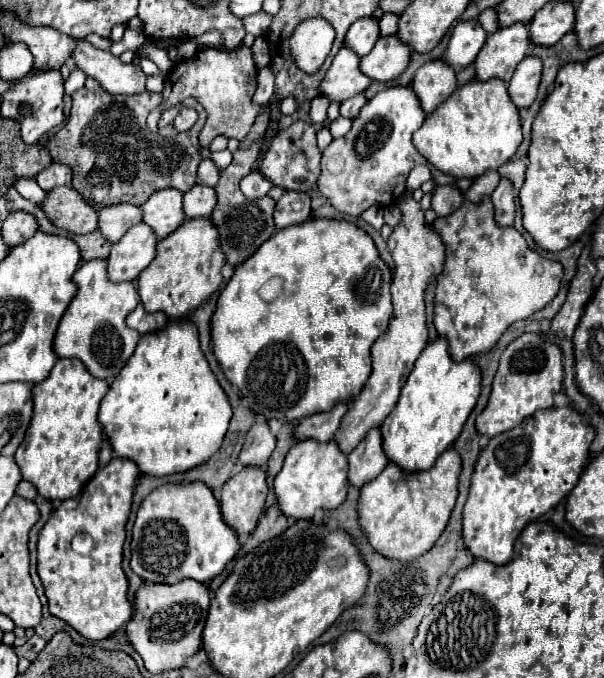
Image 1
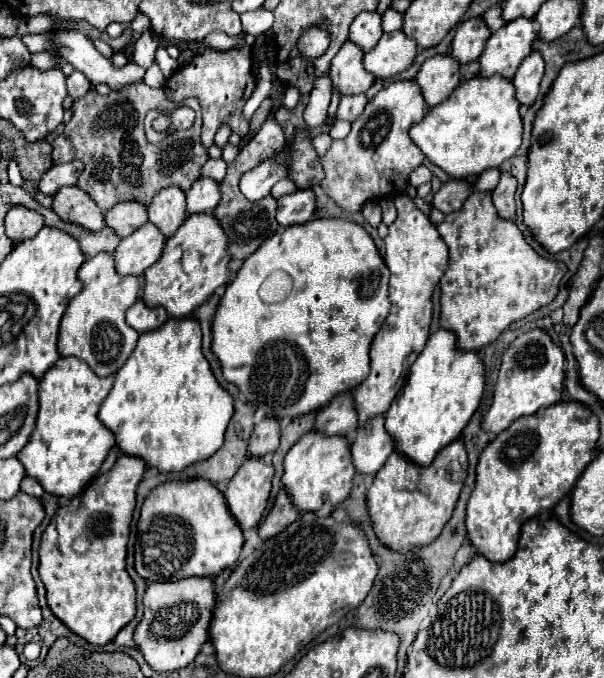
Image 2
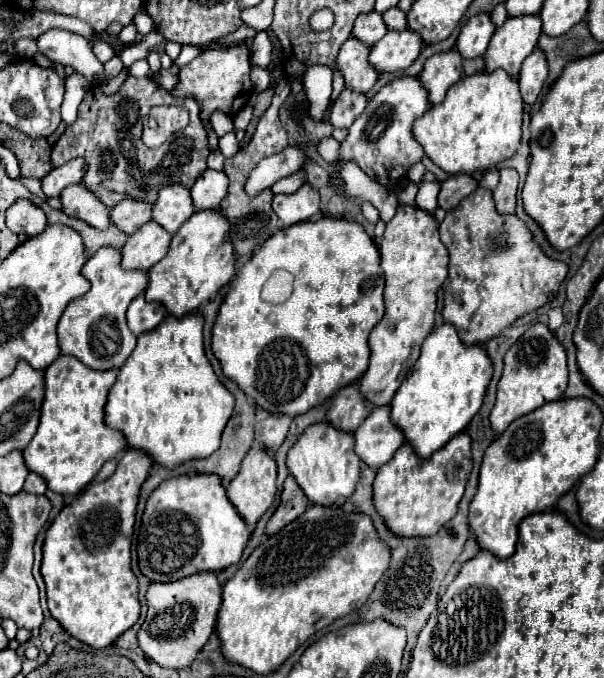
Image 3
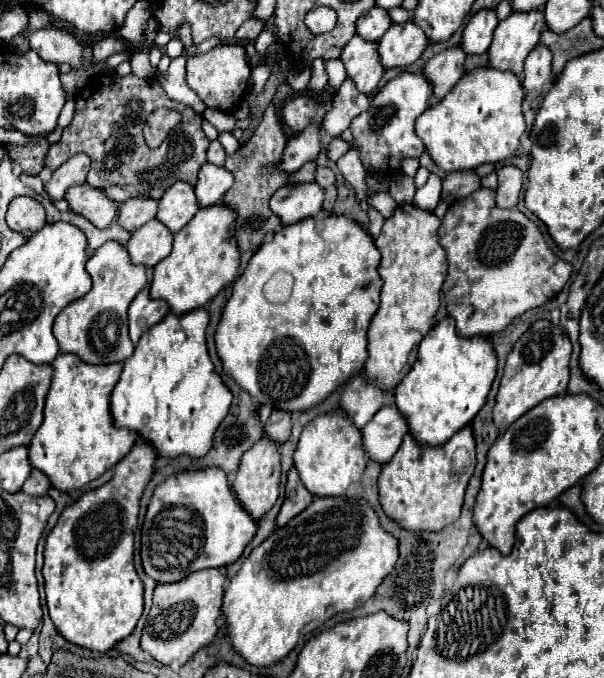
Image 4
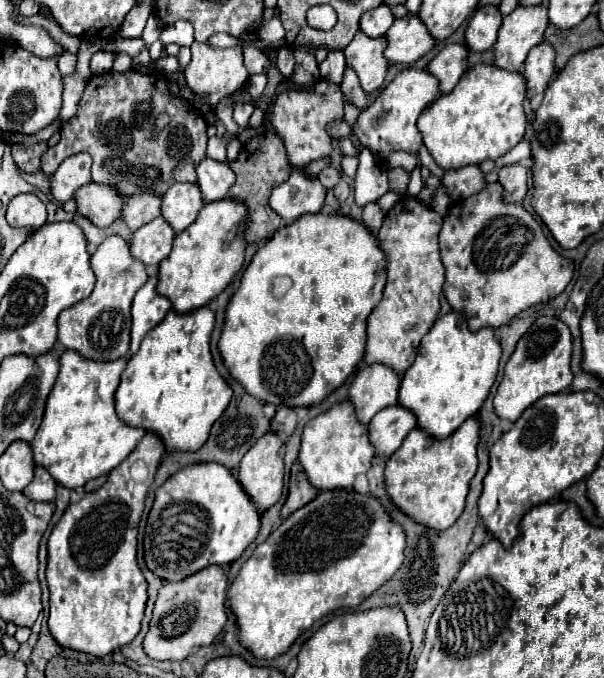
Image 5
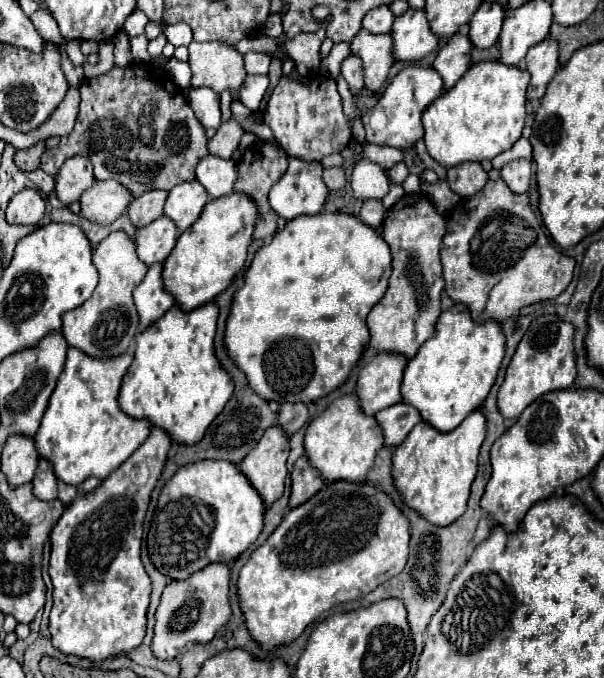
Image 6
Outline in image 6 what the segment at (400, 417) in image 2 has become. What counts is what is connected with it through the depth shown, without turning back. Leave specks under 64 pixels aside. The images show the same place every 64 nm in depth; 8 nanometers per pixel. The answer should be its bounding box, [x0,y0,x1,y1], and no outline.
[402,304,506,432]

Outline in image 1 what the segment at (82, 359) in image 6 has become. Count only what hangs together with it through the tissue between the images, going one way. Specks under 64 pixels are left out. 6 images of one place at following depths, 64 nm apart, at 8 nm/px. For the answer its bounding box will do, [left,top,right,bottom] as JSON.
[14,358,108,500]

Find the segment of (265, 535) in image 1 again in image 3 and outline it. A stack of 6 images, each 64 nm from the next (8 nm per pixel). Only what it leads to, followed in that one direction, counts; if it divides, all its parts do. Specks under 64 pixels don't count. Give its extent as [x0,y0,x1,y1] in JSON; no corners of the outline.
[266,476,310,534]

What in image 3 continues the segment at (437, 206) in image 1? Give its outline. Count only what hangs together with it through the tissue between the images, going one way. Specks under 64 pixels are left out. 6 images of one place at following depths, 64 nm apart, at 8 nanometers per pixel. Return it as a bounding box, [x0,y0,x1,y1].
[438,174,478,210]

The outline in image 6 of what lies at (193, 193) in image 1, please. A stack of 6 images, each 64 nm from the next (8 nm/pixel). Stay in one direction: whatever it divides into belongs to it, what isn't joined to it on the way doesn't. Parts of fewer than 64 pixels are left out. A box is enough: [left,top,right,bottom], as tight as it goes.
[196,156,236,198]

